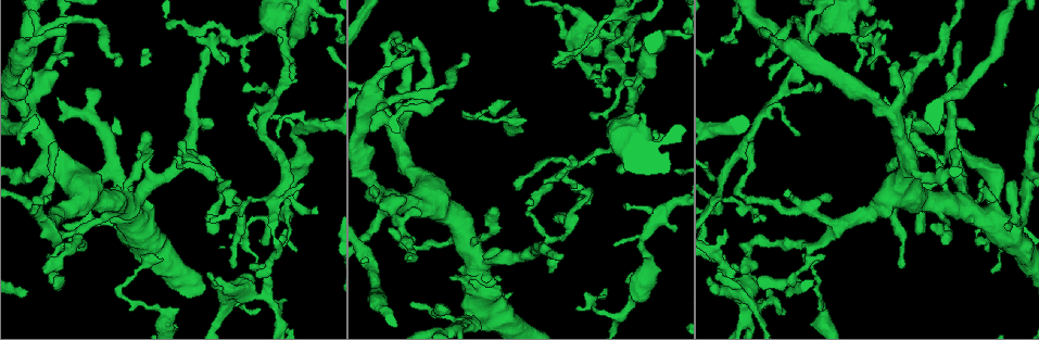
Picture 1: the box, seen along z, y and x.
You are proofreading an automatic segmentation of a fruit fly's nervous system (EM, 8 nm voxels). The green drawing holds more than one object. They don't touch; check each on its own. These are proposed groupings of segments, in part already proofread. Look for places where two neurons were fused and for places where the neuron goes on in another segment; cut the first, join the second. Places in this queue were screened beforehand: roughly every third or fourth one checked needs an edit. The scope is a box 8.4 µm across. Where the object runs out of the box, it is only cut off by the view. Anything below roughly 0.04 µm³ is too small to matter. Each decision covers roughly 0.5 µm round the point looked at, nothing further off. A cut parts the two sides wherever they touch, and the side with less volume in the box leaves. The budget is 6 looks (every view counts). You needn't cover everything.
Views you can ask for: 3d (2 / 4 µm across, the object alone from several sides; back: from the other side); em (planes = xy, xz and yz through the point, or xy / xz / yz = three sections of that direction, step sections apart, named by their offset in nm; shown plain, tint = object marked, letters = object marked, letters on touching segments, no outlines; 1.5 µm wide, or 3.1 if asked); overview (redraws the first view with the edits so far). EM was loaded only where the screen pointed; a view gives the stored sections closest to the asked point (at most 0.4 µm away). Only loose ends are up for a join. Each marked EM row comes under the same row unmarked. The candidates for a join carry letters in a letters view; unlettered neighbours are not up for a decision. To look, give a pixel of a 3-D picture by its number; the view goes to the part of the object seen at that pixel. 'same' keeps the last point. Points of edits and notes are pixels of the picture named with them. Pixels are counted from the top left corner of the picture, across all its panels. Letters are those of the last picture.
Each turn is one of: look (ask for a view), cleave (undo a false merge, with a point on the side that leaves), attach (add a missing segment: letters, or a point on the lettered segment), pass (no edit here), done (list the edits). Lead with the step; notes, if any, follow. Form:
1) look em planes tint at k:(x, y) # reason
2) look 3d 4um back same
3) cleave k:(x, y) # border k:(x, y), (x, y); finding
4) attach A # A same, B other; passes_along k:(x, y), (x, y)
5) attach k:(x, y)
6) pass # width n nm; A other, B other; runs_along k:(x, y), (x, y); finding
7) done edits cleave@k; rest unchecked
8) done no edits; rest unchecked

look 3d 2um at 1:(580, 195) # free end

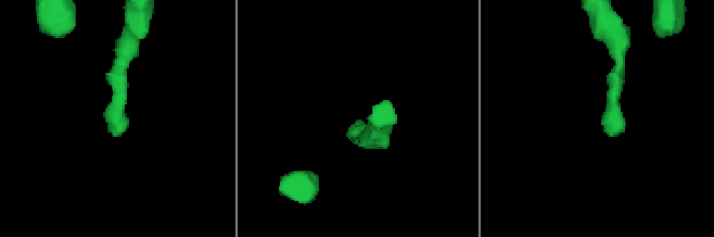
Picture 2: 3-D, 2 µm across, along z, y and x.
look em planes letters at 2:(611, 129)

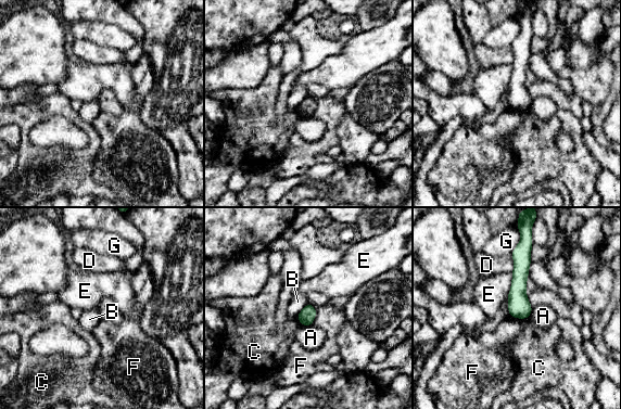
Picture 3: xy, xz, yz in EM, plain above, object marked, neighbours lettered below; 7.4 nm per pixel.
pass # A other, B other, C other, D other, E other, F other, G other; no lettered segment goes on from it

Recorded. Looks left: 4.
look 3d 4um at 1:(402, 49) # free end

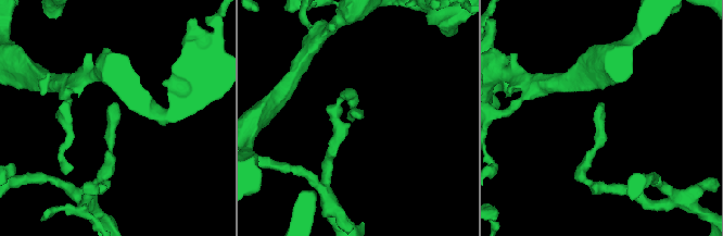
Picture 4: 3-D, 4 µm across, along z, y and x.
look em xy step 8 letters at 4:(114, 104) # now the EM

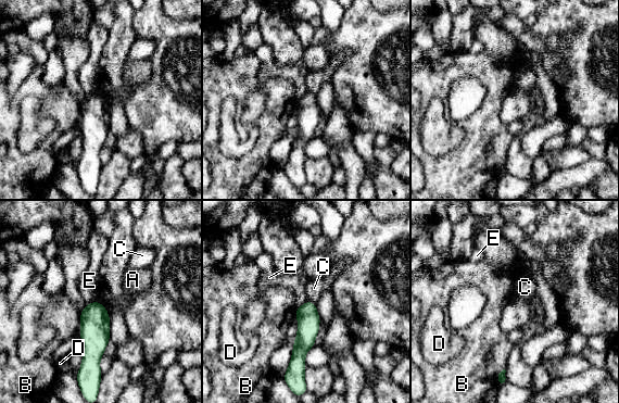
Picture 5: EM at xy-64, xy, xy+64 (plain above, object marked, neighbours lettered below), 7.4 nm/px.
attach C # A other, B other, C same, D other, E other; the neuron continues

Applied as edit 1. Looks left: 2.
look overview # see it whole again

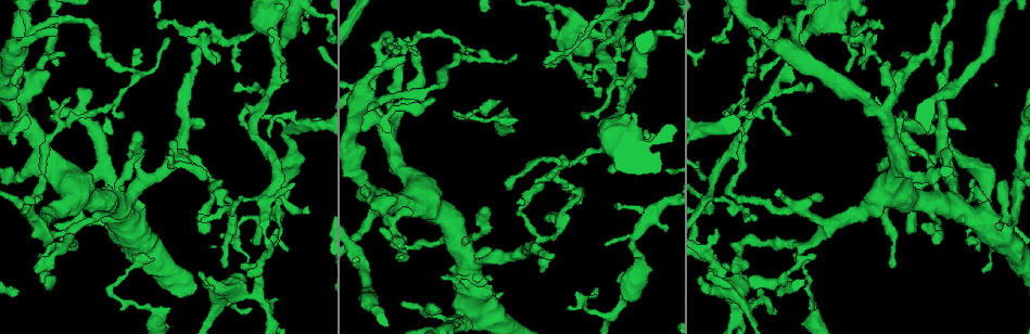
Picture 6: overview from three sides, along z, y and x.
look em planes letters at 6:(888, 63) # branch stops here

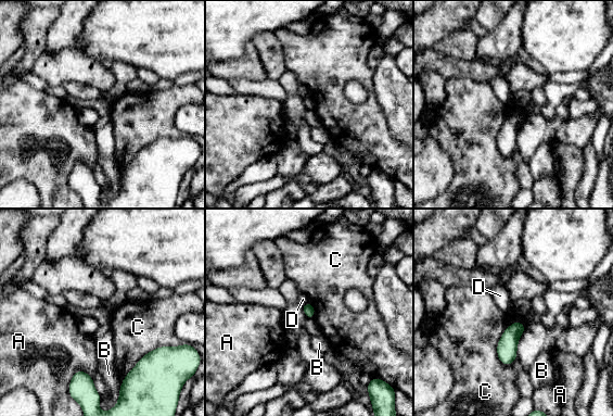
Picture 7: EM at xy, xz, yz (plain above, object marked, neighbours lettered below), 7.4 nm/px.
pass # longest_contact C 360 nm; A other, B other, C other, D other; border 7:(520, 320), (497, 344), (503, 365); no lettered segment goes on from it

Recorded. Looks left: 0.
done edits attach@5; rest unchecked

